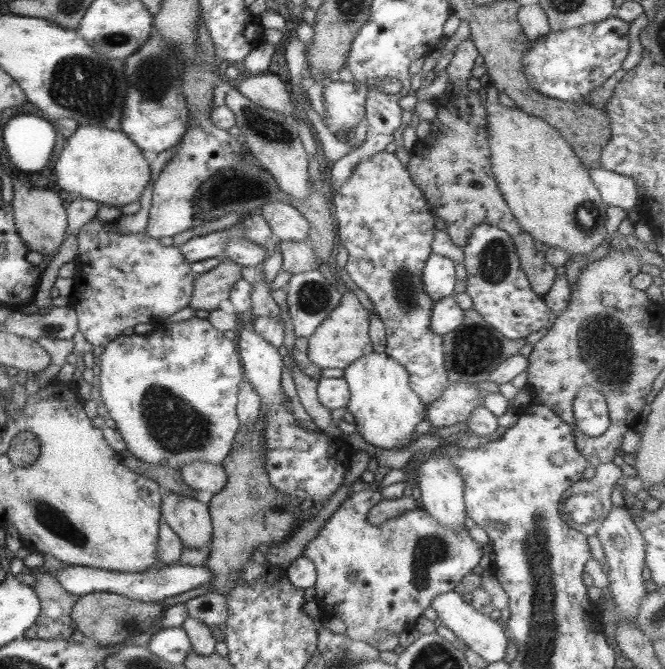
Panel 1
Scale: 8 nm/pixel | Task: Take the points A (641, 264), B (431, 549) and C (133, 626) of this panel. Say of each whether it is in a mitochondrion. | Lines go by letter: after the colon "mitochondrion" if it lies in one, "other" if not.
A: other
B: mitochondrion
C: mitochondrion

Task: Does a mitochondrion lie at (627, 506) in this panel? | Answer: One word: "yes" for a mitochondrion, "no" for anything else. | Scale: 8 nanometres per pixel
no

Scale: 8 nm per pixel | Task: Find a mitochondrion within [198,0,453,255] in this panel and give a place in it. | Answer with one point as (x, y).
(269, 130)

